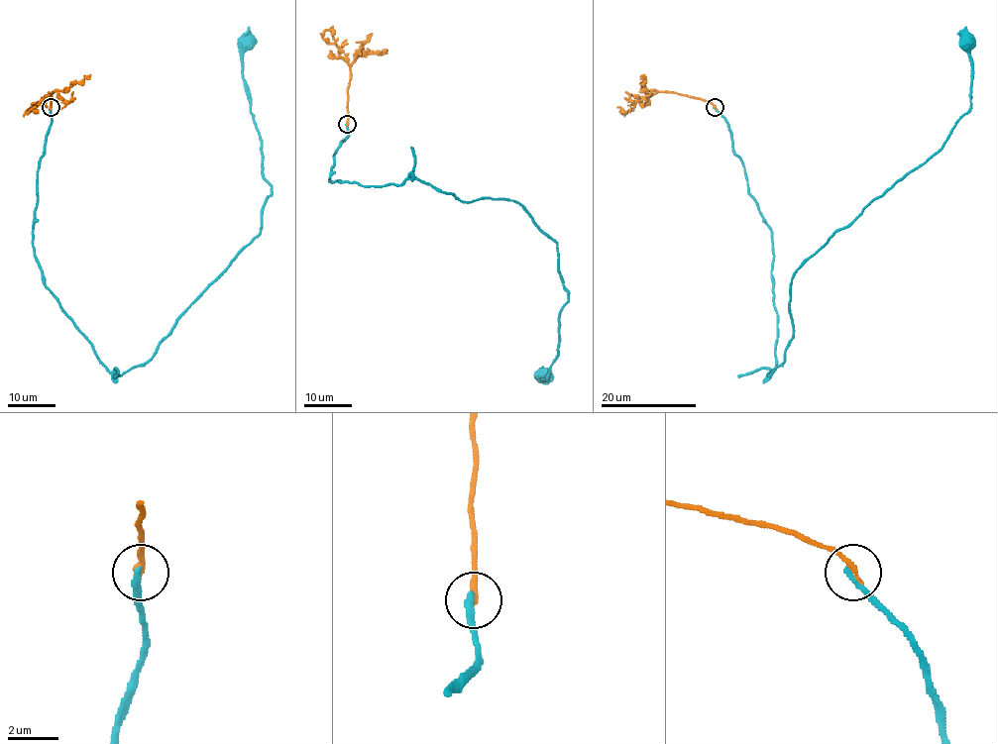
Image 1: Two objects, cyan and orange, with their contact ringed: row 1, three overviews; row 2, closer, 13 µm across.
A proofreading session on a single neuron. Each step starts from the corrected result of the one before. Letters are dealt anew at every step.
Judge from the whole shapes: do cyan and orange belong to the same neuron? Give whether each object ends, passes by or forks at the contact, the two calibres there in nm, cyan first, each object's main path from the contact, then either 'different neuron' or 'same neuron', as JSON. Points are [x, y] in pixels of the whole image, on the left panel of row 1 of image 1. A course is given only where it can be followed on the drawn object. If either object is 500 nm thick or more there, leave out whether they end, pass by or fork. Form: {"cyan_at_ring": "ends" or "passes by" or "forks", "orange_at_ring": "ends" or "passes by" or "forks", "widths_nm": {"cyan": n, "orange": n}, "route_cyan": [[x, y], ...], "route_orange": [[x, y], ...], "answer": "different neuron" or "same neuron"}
{"cyan_at_ring": "ends", "orange_at_ring": "ends", "widths_nm": {"cyan": 240, "orange": 240}, "route_cyan": [[50, 107], [34, 258], [97, 359], [121, 375], [149, 361], [261, 233], [272, 187], [243, 77], [250, 42]], "route_orange": [[51, 107], [54, 92], [26, 111], [27, 113], [32, 109], [34, 113]], "answer": "different neuron"}

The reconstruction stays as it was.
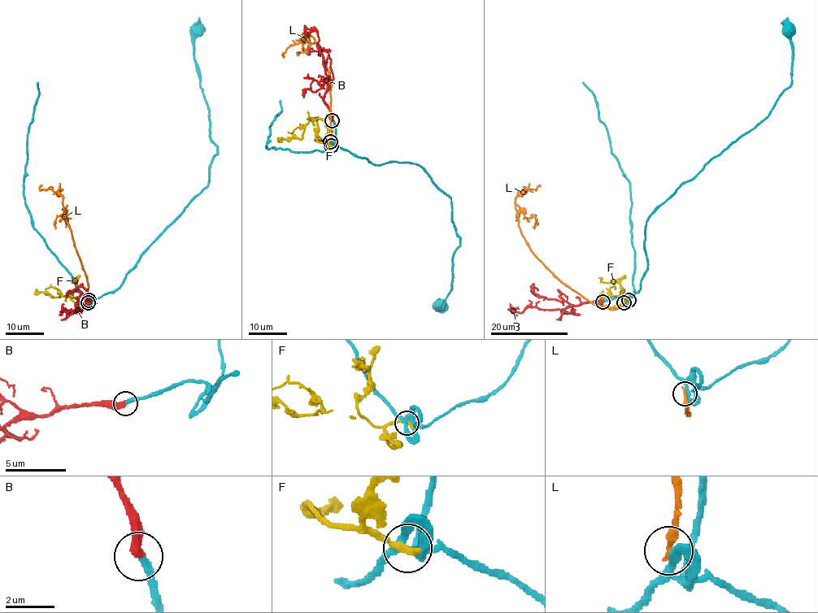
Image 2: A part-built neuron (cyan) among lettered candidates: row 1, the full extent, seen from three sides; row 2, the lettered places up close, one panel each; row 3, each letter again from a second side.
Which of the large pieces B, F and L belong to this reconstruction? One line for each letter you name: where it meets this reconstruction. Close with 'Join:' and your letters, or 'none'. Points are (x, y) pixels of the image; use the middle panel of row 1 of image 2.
B: contact (332, 120)
Join: B

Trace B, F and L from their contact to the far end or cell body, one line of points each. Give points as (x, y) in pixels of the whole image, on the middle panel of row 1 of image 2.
B: (332, 119), (332, 113), (324, 99), (327, 80), (319, 36), (308, 28), (305, 31), (308, 36)
F: (332, 146), (324, 142), (327, 126), (320, 119), (310, 119), (302, 138), (277, 138)
L: (330, 141), (330, 77), (311, 36), (305, 32), (298, 43), (291, 45), (283, 53), (284, 58)

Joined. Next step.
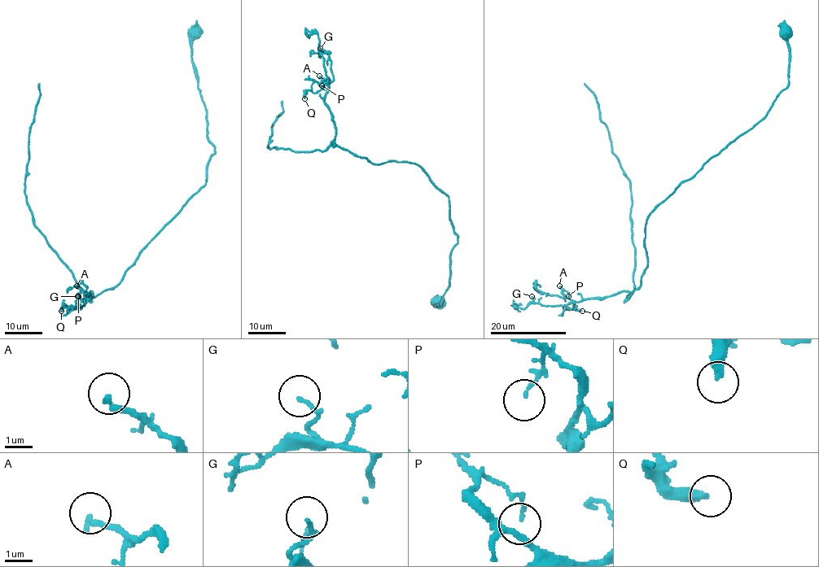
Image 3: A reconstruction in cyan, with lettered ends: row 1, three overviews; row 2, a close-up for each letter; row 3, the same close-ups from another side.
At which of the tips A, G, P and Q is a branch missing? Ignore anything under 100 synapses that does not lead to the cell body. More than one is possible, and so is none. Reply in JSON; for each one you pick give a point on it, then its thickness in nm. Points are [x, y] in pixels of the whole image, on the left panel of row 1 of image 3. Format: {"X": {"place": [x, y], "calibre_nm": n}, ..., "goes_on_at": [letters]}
{"goes_on_at": []}

